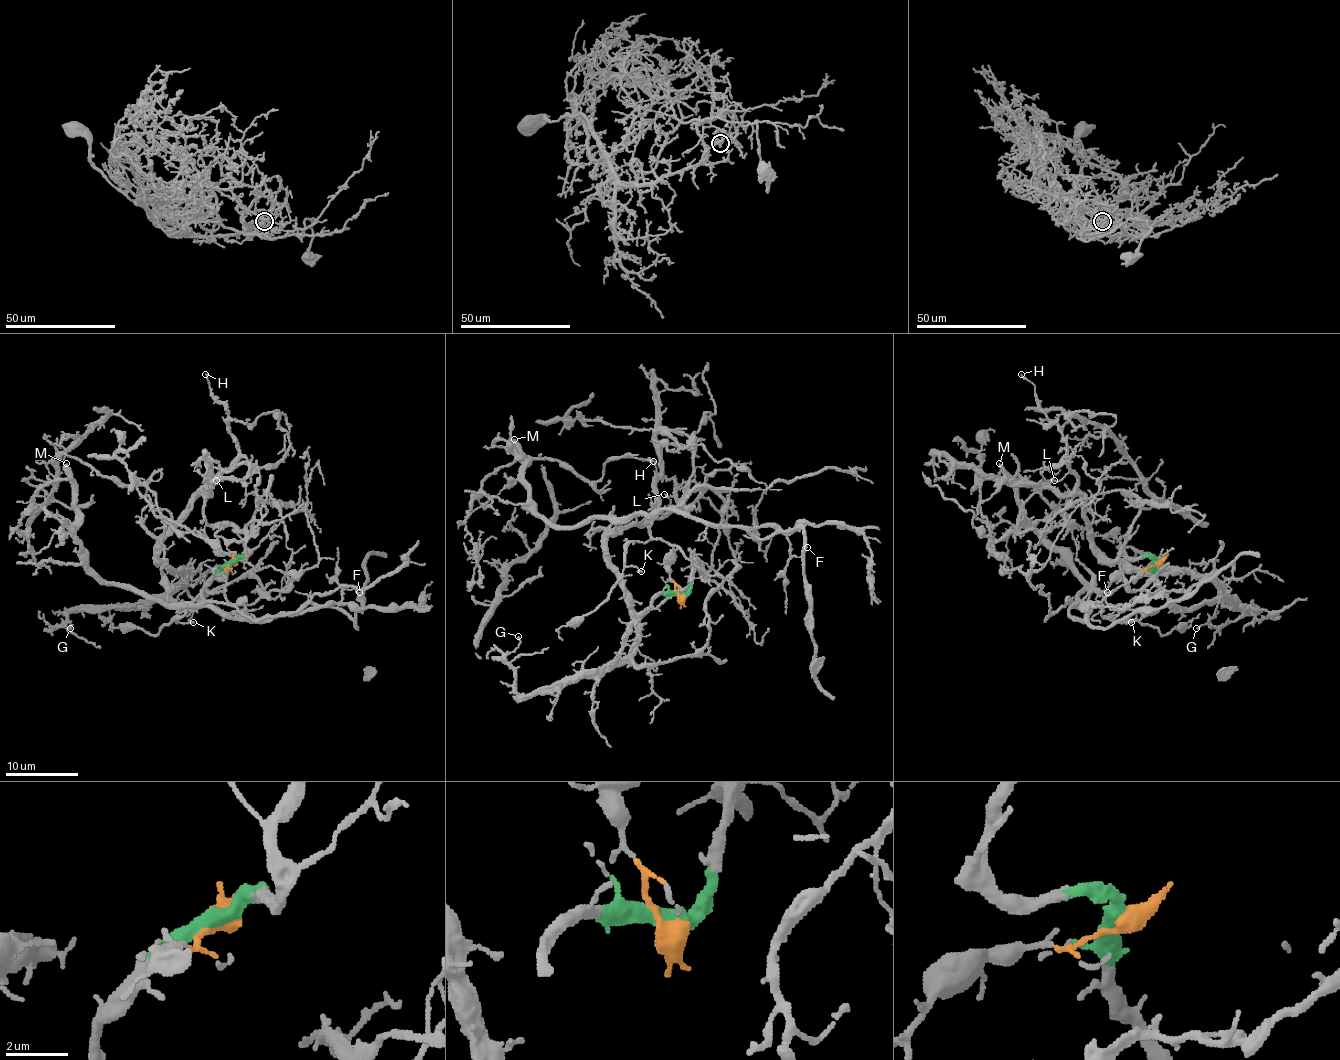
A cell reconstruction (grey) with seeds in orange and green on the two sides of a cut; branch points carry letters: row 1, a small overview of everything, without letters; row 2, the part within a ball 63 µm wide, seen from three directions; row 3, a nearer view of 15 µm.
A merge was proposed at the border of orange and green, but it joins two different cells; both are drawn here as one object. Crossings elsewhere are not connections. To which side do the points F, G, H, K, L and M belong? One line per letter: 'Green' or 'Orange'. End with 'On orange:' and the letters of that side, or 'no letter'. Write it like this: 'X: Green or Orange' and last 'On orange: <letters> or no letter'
F: Orange
G: Green
H: Green
K: Orange
L: Green
M: Orange
On orange: F, K, M

